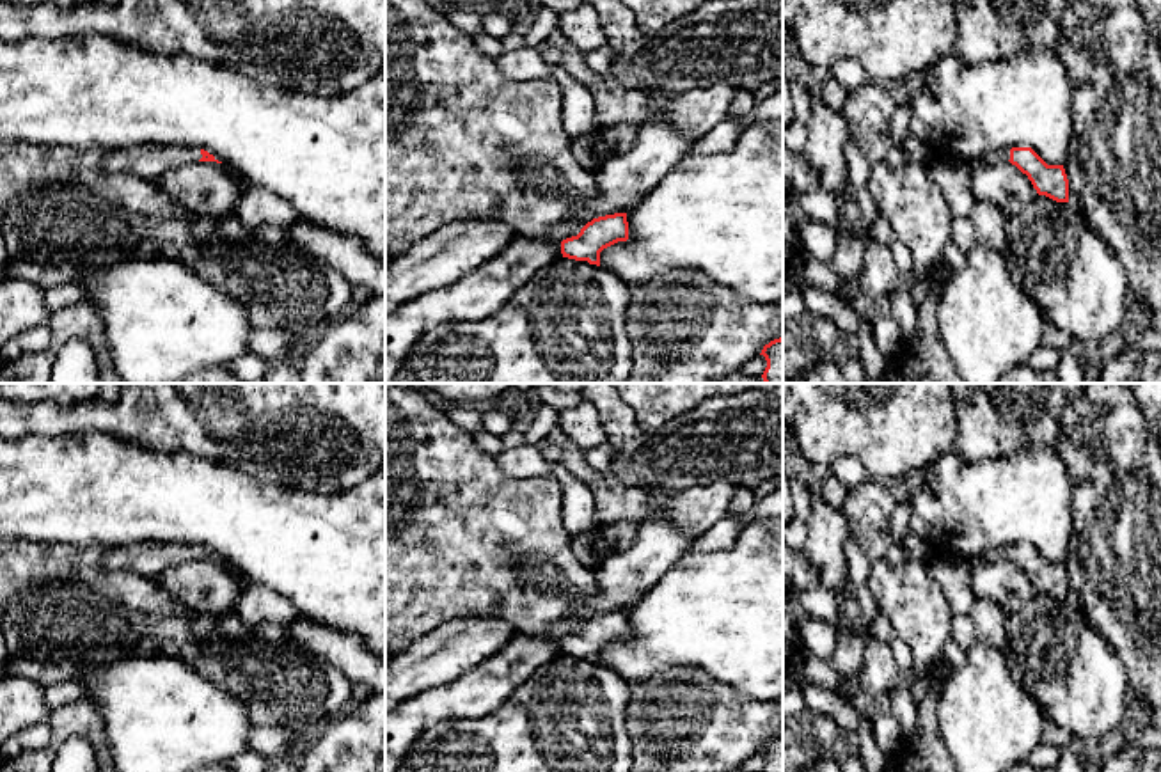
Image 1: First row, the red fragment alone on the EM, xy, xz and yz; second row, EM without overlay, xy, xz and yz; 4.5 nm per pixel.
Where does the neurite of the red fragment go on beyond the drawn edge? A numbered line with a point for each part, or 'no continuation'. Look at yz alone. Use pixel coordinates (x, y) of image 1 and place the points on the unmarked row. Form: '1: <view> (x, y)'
1: yz (987, 556)

